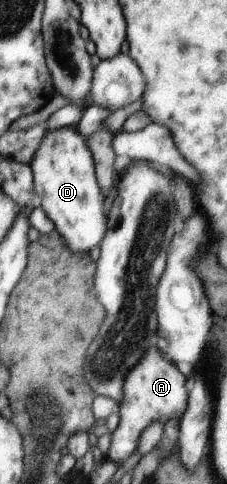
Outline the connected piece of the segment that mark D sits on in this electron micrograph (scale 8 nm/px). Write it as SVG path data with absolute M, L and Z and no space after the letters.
M74 126L56 127L46 129L39 142L39 147L34 151L29 167L33 178L36 206L40 206L46 216L52 221L54 230L59 232L69 251L83 253L99 244L103 239L104 228L107 228L107 220L102 214L102 193L94 178L94 166L92 166L92 155L85 143L85 138Z

